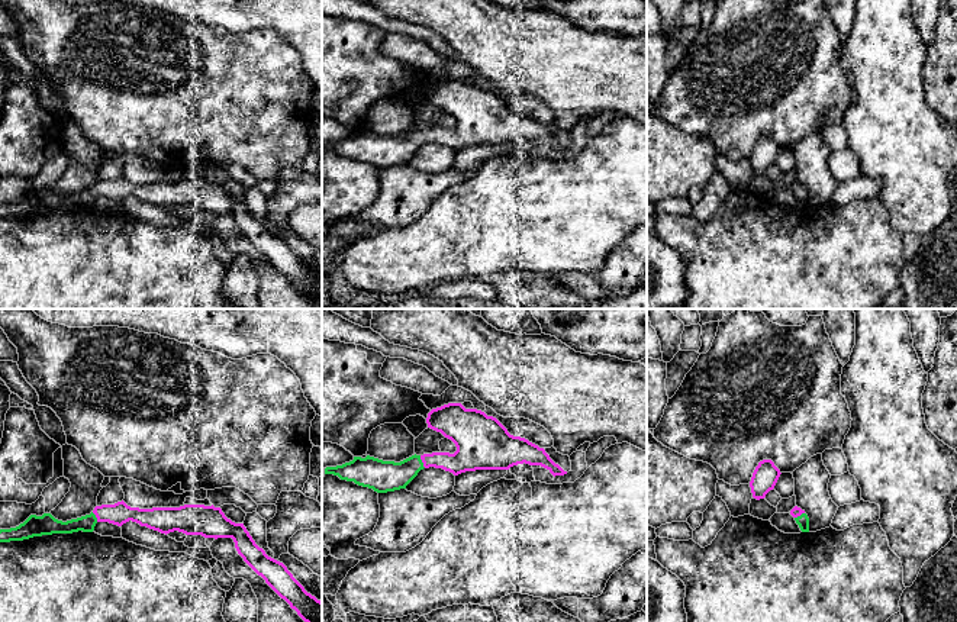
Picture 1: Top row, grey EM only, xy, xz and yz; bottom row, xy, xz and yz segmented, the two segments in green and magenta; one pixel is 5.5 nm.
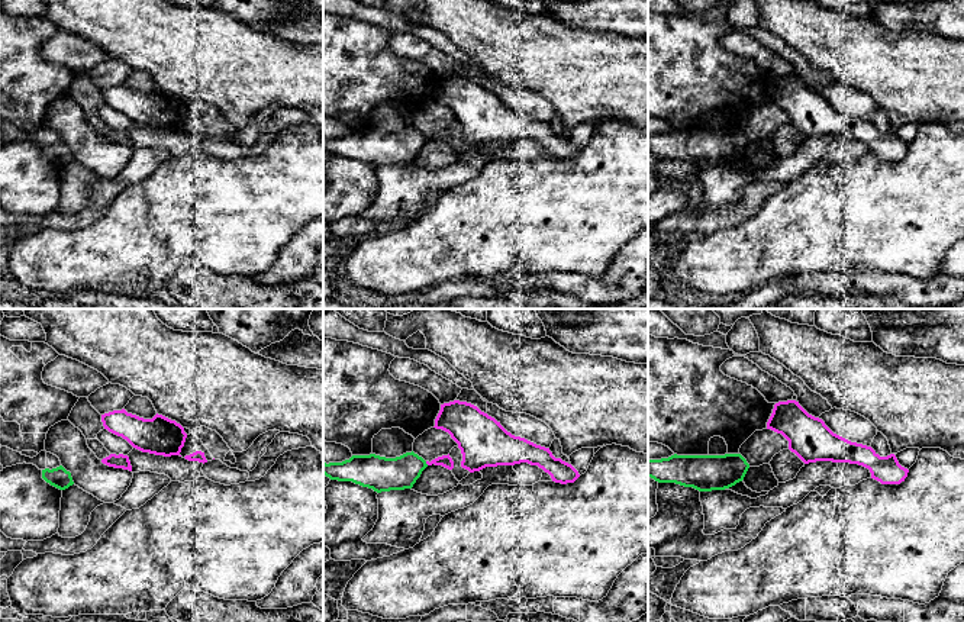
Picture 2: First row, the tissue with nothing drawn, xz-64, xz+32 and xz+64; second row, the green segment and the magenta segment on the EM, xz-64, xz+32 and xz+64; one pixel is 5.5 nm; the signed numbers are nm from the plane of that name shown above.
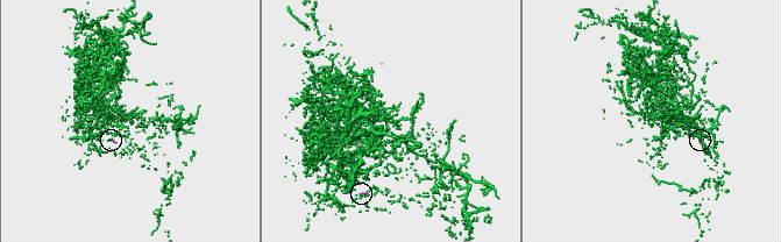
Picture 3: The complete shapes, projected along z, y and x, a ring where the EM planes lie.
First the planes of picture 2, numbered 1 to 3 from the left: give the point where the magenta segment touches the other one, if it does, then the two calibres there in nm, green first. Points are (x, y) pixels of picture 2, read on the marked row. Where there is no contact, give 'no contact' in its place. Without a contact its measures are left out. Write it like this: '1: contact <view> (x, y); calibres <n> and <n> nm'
1: no contact
2: contact xz+32 (425, 463); calibres 190 and 70 nm
3: no contact

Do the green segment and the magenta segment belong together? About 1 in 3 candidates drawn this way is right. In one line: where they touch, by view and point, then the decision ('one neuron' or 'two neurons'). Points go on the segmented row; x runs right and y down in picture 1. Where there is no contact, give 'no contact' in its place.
xz (421, 461) | one neuron

